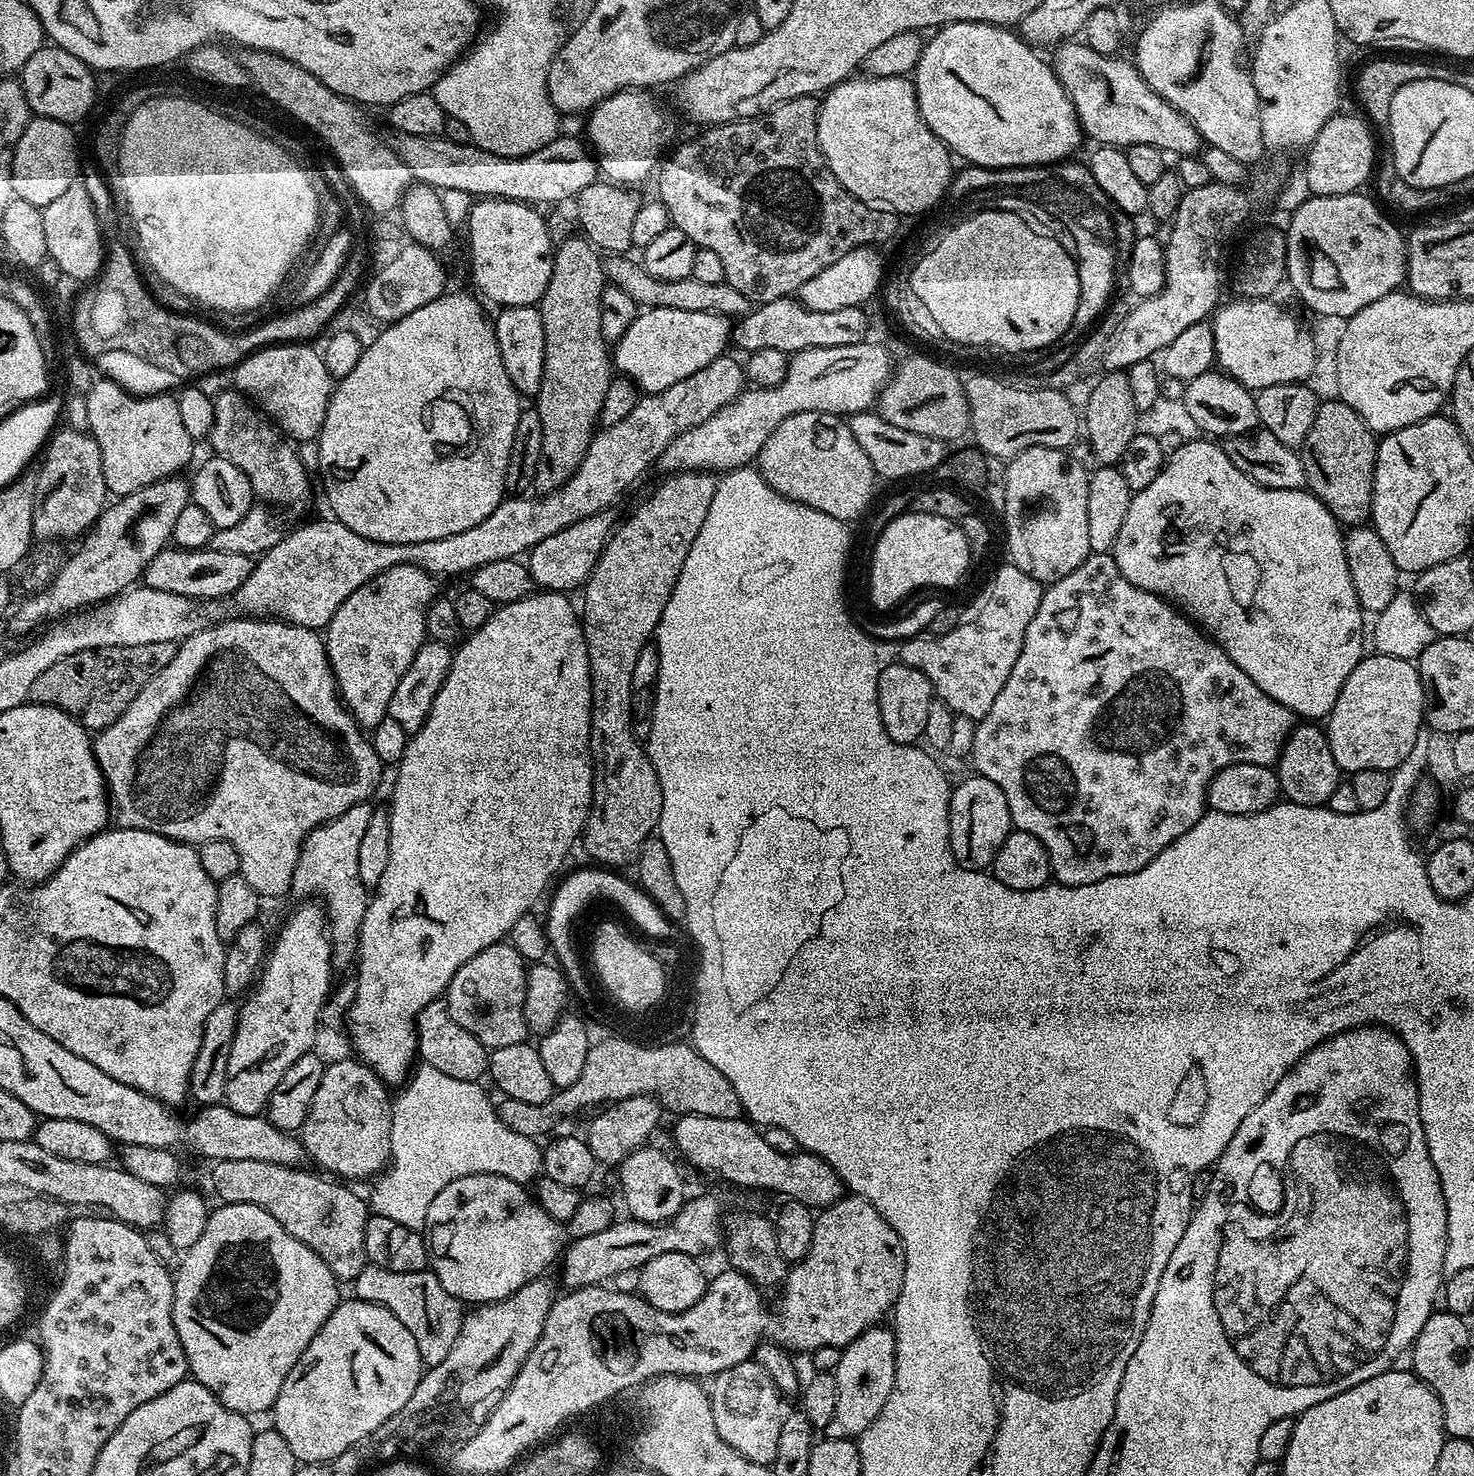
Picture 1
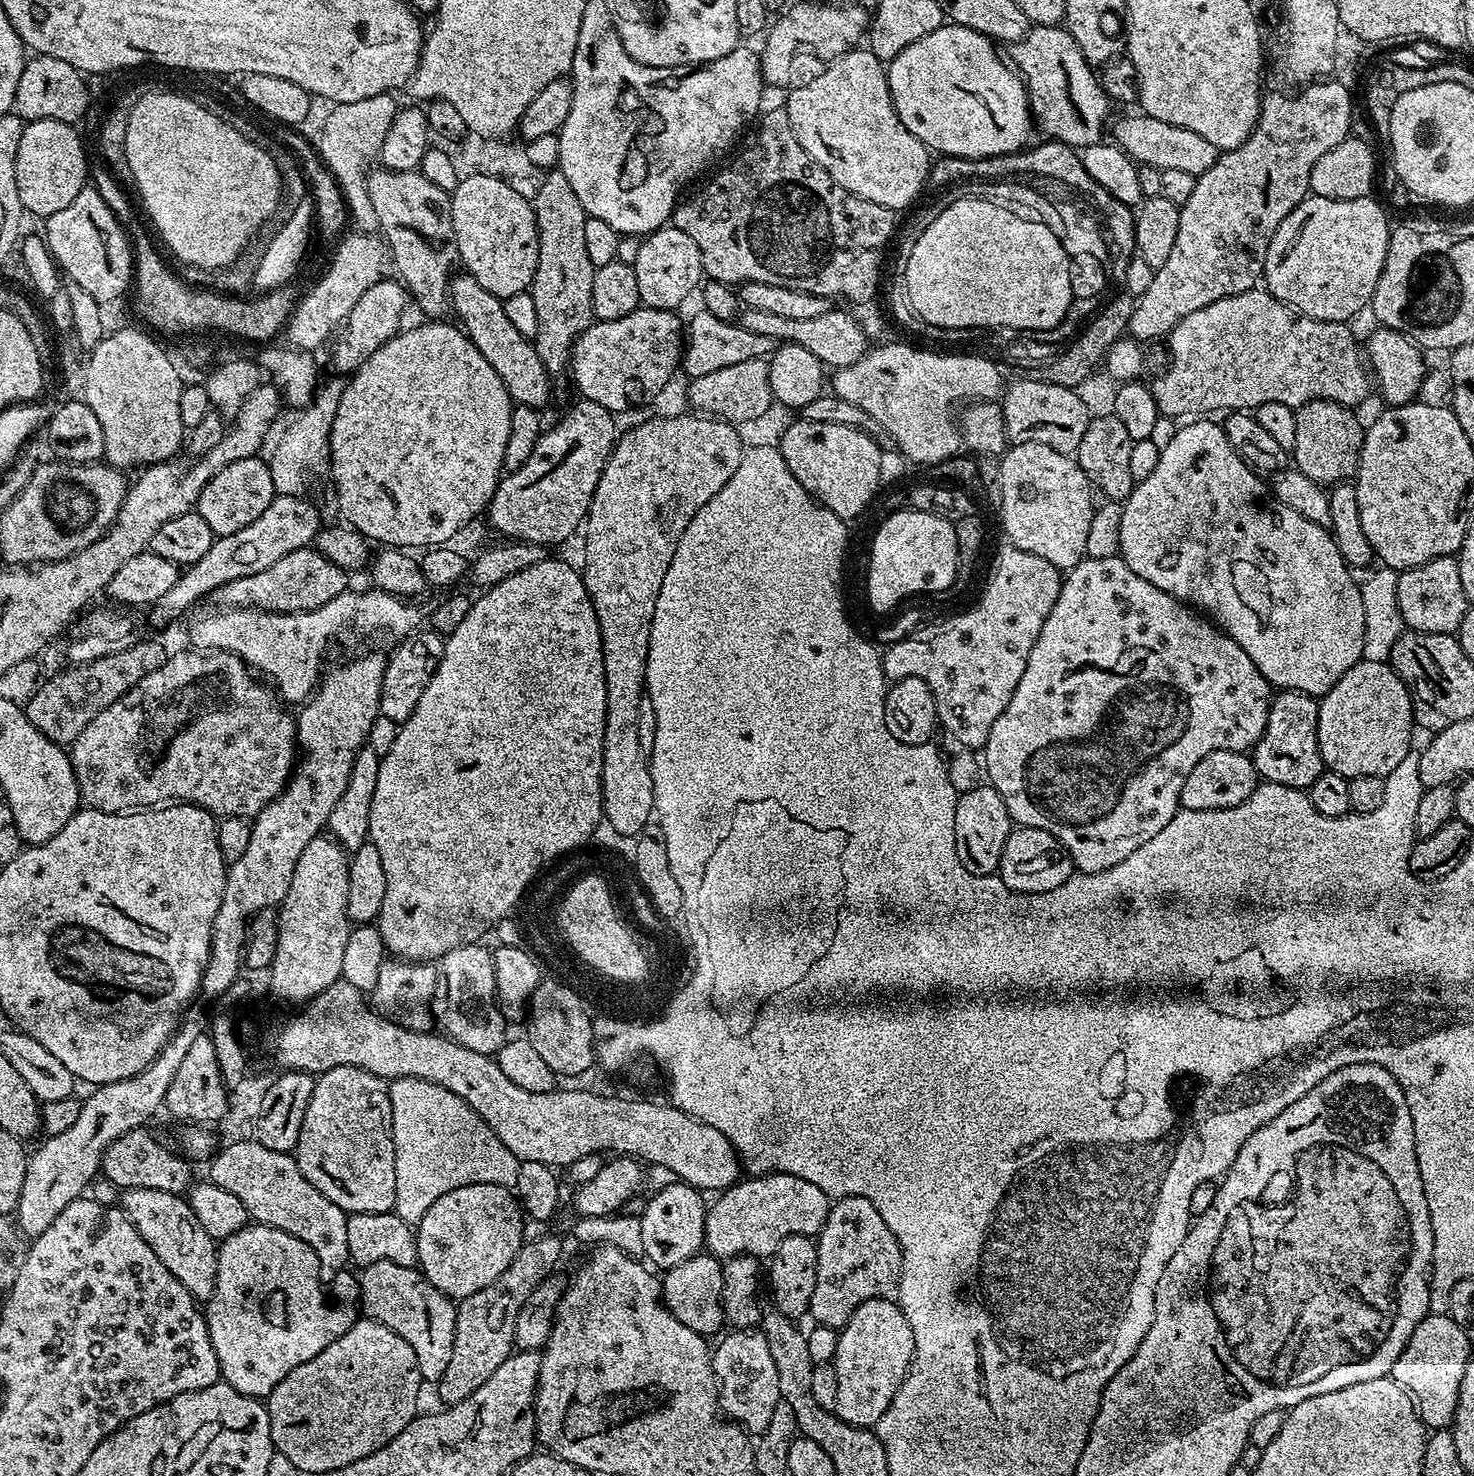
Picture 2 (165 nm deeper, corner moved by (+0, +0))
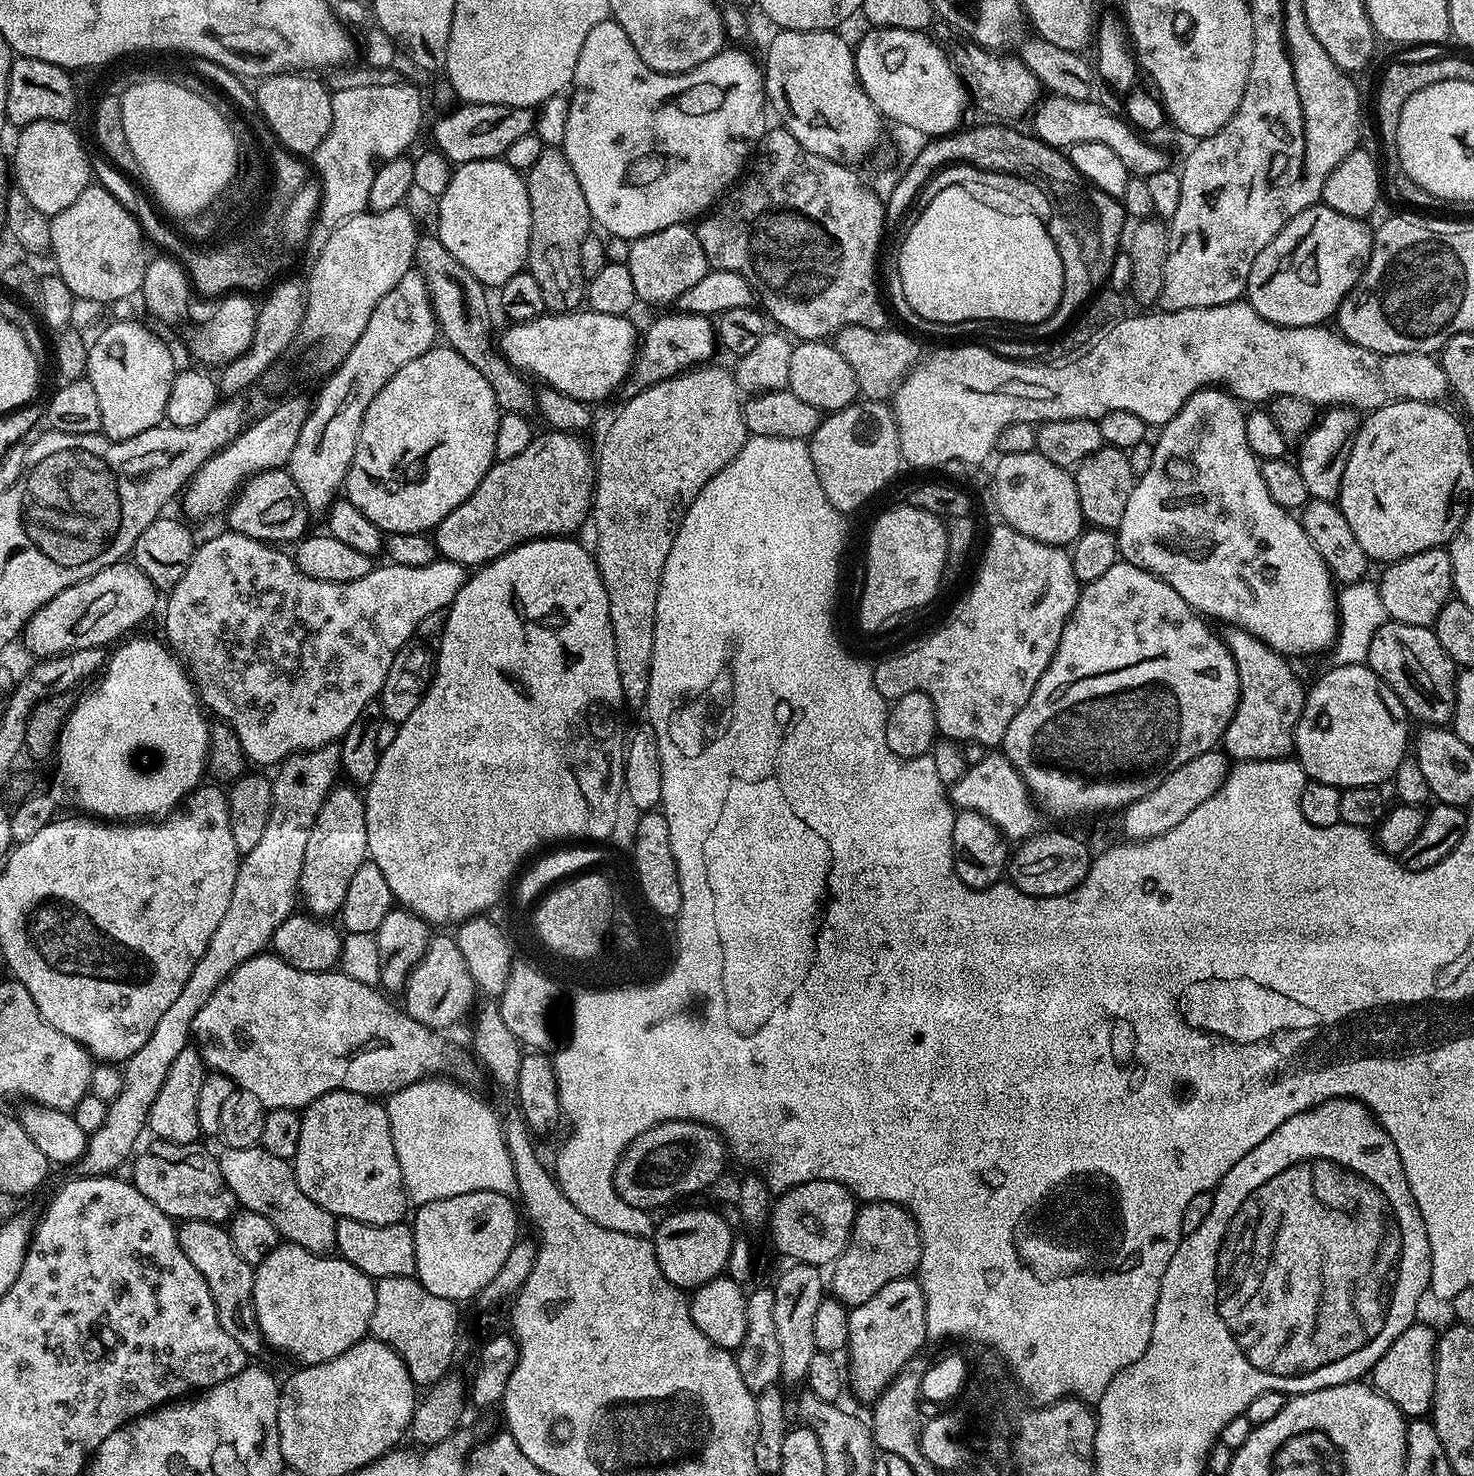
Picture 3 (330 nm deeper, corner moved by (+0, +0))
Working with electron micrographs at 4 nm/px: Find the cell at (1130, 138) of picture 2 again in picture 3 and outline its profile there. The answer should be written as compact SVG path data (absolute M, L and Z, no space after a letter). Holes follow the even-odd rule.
M1048 94L1037 103L1031 113L1031 120L1031 135L1037 136L1039 140L1046 142L1052 148L1070 150L1075 144L1082 142L1102 142L1102 146L1110 146L1110 150L1118 154L1122 166L1126 166L1126 170L1133 177L1146 178L1150 174L1158 174L1158 170L1166 170L1170 167L1168 156L1162 149L1147 144L1144 141L1147 139L1137 132L1127 119L1104 109L1095 99L1075 100Z

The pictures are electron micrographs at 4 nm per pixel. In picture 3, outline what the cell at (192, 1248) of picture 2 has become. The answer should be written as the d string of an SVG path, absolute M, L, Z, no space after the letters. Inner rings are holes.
M186 1220L177 1227L176 1237L182 1246L182 1254L186 1254L186 1258L190 1258L190 1263L194 1265L194 1270L202 1274L214 1298L214 1306L222 1330L226 1330L226 1334L230 1334L230 1338L234 1338L234 1342L242 1346L248 1357L256 1358L260 1351L265 1351L266 1341L256 1321L256 1311L252 1301L253 1265L242 1262L238 1250L234 1250L234 1242L230 1242L227 1227L219 1224Z

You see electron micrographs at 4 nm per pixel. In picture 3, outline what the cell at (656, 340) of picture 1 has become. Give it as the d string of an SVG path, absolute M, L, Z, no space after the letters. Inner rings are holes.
M591 310L575 312L558 312L545 314L536 320L527 320L521 324L512 322L508 329L498 336L498 351L517 372L525 377L537 376L540 384L568 396L570 399L584 401L595 405L595 400L604 400L612 391L619 389L627 380L632 365L636 362L638 347L638 328L631 324L628 316L598 314Z

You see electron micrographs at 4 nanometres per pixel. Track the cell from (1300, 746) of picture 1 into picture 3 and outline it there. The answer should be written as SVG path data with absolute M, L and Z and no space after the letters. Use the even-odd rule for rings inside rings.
M1235 626L1223 633L1224 645L1232 652L1234 666L1238 666L1238 682L1240 683L1240 697L1238 706L1230 718L1230 722L1224 731L1222 748L1233 761L1242 760L1282 760L1293 751L1296 742L1296 727L1298 718L1304 709L1306 695L1305 685L1300 685L1296 672L1291 668L1289 657L1274 651L1266 642L1262 642L1254 634L1250 634L1245 628Z

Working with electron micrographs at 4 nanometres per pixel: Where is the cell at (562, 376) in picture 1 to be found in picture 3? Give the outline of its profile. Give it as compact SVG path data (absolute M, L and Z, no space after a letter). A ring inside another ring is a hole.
M556 146L545 147L544 153L538 157L538 162L534 162L532 169L526 173L526 183L528 186L528 197L530 198L530 214L532 215L530 242L528 243L528 262L526 265L527 271L534 274L534 278L538 282L538 287L542 290L542 302L549 313L575 312L581 307L582 301L586 296L586 277L584 271L580 269L580 243L584 236L589 235L591 228L588 227L593 227L594 224L592 215L590 214L590 206L586 206L586 194L582 194L582 186L578 186L578 178L574 174L574 170L570 170L570 162L566 158L566 154Z

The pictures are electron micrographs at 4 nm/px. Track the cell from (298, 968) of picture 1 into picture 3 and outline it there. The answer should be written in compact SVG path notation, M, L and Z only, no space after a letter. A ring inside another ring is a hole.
M333 786L326 802L322 802L322 810L318 810L310 839L306 841L306 858L302 862L298 892L308 903L307 911L317 918L332 918L339 913L358 866L369 859L364 797L355 787L340 787Z

